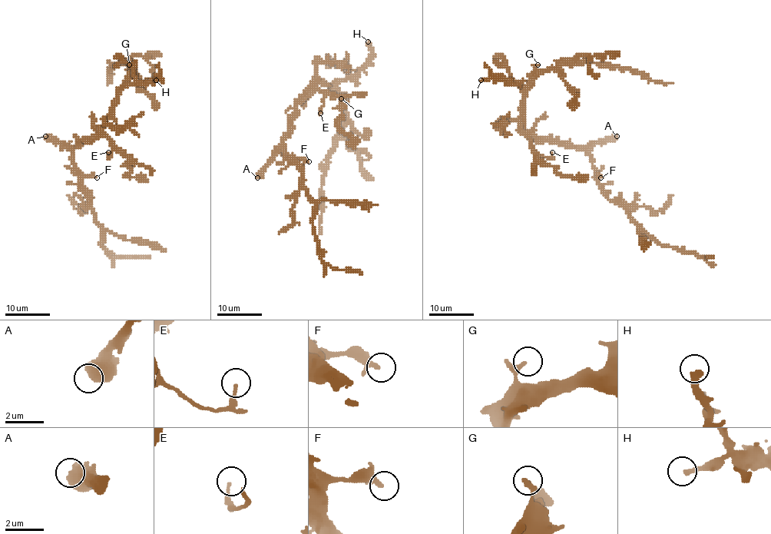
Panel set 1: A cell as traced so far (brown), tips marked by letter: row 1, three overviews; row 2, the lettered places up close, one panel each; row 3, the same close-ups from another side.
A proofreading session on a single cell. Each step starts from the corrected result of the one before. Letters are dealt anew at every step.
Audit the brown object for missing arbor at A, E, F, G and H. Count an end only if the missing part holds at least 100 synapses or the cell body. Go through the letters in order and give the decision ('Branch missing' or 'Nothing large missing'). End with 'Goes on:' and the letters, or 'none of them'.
A: Branch missing
E: Nothing large missing
F: Nothing large missing
G: Nothing large missing
H: Nothing large missing
Goes on: A

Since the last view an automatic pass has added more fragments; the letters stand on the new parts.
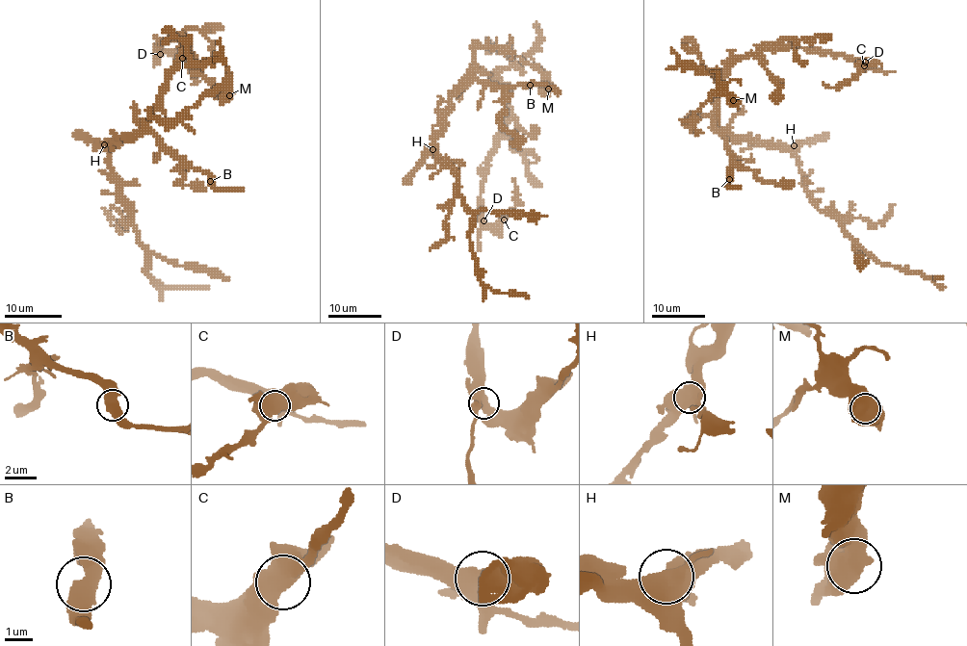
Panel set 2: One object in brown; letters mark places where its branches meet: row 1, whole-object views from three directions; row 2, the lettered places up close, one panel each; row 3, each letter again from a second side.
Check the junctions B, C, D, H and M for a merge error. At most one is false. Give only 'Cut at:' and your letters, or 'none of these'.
Cut at: H

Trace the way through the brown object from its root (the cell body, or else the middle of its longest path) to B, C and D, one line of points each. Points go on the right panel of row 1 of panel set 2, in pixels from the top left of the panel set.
B: (735, 140), (725, 135), (726, 150), (730, 155), (729, 180)
C: (735, 140), (718, 125), (718, 116), (718, 82), (735, 62), (764, 48), (782, 45), (868, 61), (864, 65)
D: (735, 140), (718, 125), (718, 116), (718, 82), (735, 62), (773, 45), (799, 47), (865, 62)

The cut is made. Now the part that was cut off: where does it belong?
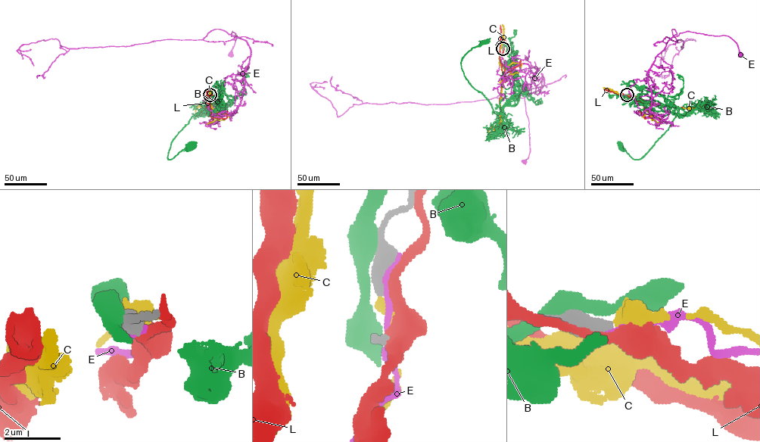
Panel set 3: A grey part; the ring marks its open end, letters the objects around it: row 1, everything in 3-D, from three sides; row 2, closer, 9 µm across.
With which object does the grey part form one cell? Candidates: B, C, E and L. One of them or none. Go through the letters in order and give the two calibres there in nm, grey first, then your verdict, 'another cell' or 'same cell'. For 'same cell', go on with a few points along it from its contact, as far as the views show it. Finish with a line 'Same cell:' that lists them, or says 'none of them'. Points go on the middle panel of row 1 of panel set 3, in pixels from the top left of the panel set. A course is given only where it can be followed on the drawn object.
B: calibres 460 and 400 nm; another cell
C: calibres 300 and 440 nm; same cell; course (503, 48), (499, 58), (503, 74), (500, 121), (499, 125), (491, 127), (488, 132)
E: calibres 700 and 200 nm; another cell
L: calibres 700 and 260 nm; another cell
Same cell: C

